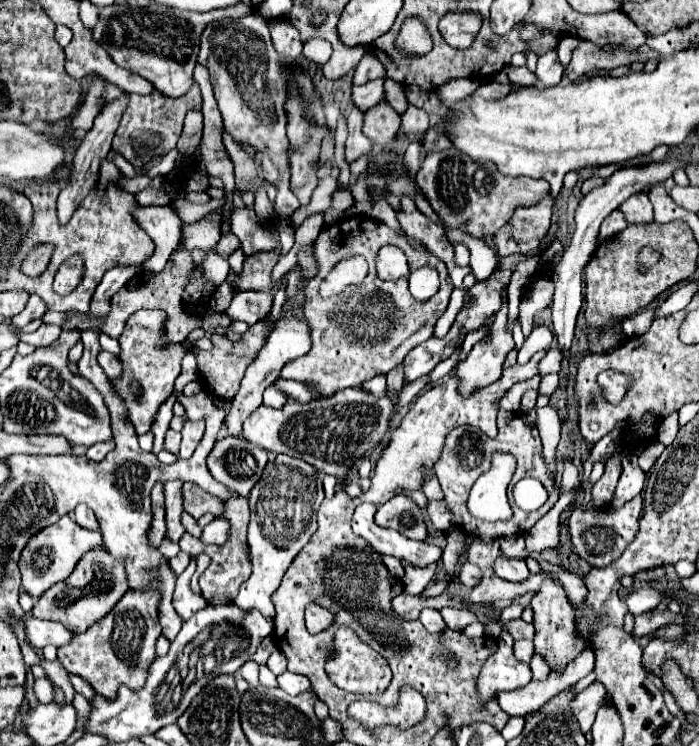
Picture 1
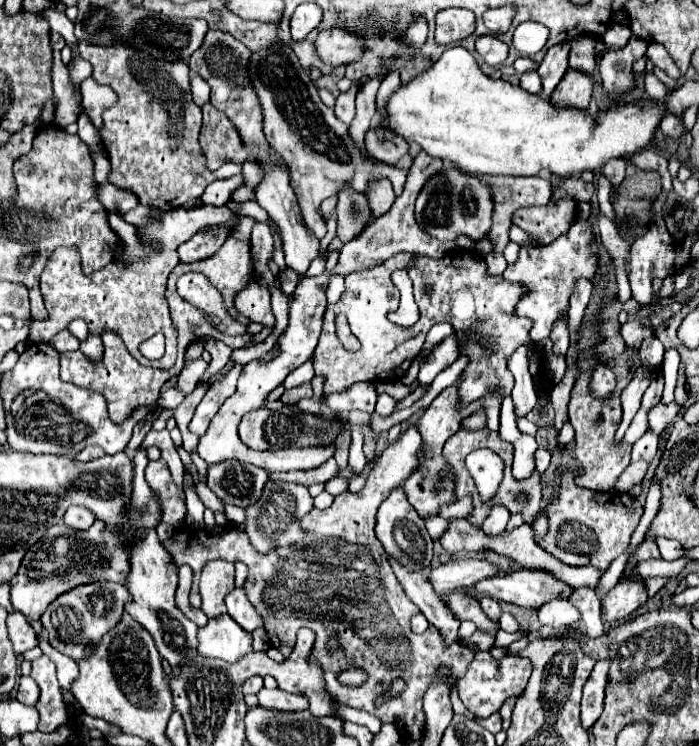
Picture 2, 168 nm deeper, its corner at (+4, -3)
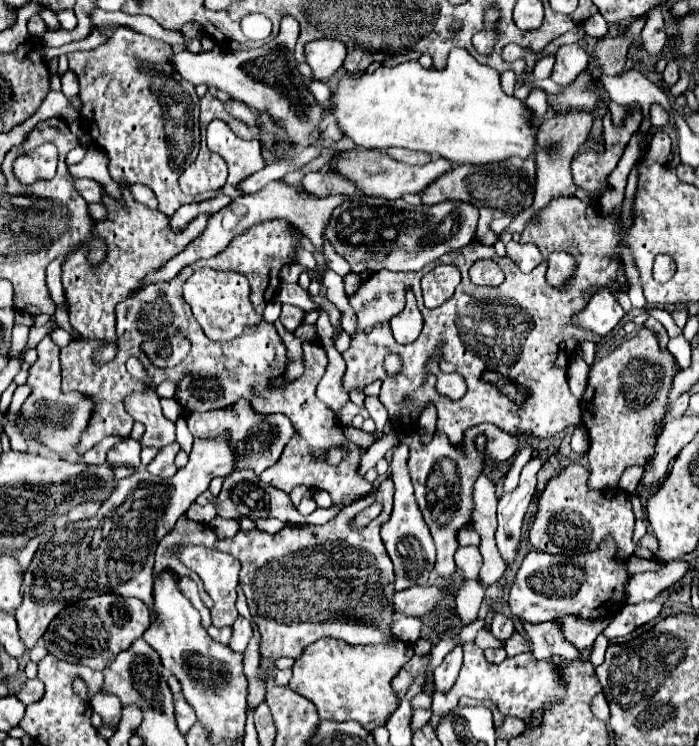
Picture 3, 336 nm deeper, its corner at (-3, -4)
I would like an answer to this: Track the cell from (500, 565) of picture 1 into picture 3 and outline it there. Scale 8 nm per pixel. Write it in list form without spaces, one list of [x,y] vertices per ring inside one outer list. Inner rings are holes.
[[[426,586],[426,588],[408,588],[406,592],[396,592],[392,604],[396,612],[404,616],[424,616],[442,600],[442,588]]]

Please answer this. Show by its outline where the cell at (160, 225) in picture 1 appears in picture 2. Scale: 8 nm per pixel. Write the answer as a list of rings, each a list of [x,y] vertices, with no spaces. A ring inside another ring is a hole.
[[[111,183],[99,185],[99,201],[103,203],[103,207],[107,207],[107,211],[115,211],[119,215],[123,215],[139,205],[139,199],[134,193],[117,189]]]

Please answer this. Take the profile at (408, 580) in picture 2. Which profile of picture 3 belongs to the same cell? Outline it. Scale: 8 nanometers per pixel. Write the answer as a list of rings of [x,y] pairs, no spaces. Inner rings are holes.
[[[462,646],[454,648],[446,658],[444,662],[436,668],[434,672],[434,686],[436,690],[450,690],[454,686],[454,680],[458,678],[458,672],[462,668]]]

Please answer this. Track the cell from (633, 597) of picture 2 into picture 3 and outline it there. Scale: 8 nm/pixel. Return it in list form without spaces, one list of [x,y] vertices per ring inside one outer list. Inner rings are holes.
[[[562,616],[562,618],[558,618],[558,622],[562,628],[564,640],[574,644],[578,650],[594,644],[594,640],[602,632],[602,628],[610,624],[608,620],[592,620],[590,622],[590,620],[578,620],[574,616]]]

